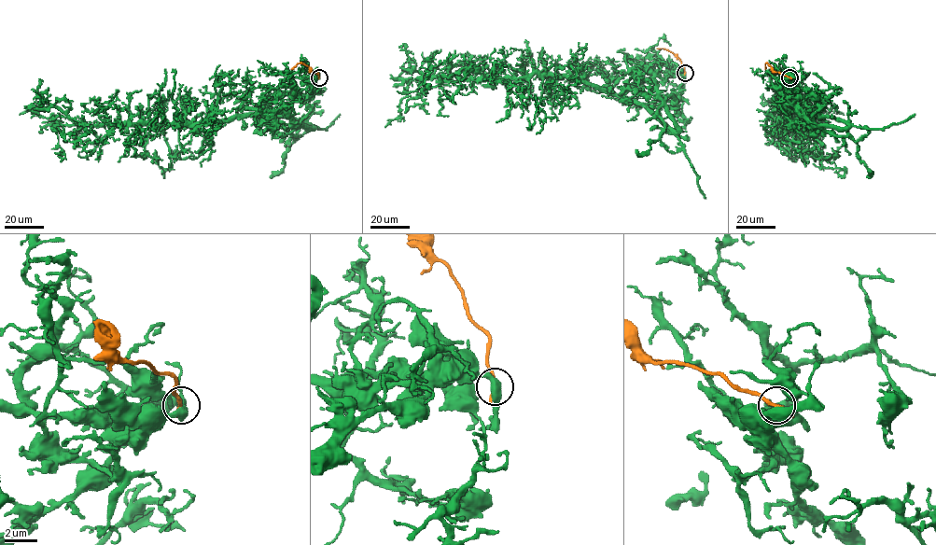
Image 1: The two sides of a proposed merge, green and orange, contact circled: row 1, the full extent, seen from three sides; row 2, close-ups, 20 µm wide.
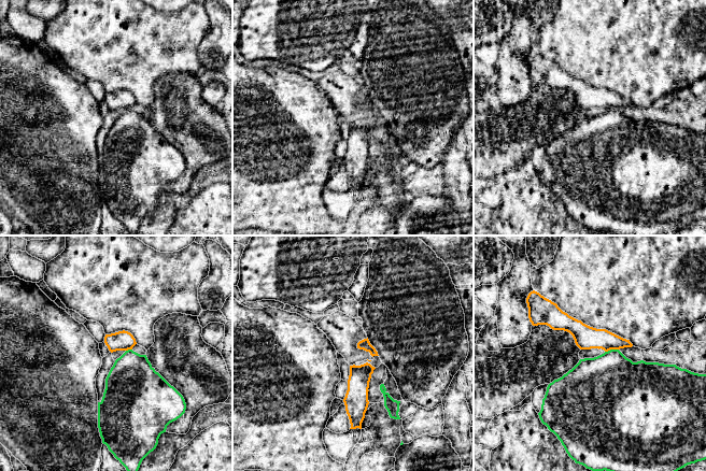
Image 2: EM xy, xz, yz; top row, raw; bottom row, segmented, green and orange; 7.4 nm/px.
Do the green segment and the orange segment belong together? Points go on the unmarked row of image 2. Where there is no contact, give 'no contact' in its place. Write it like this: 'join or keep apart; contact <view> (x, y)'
keep apart; contact yz (611, 109)

